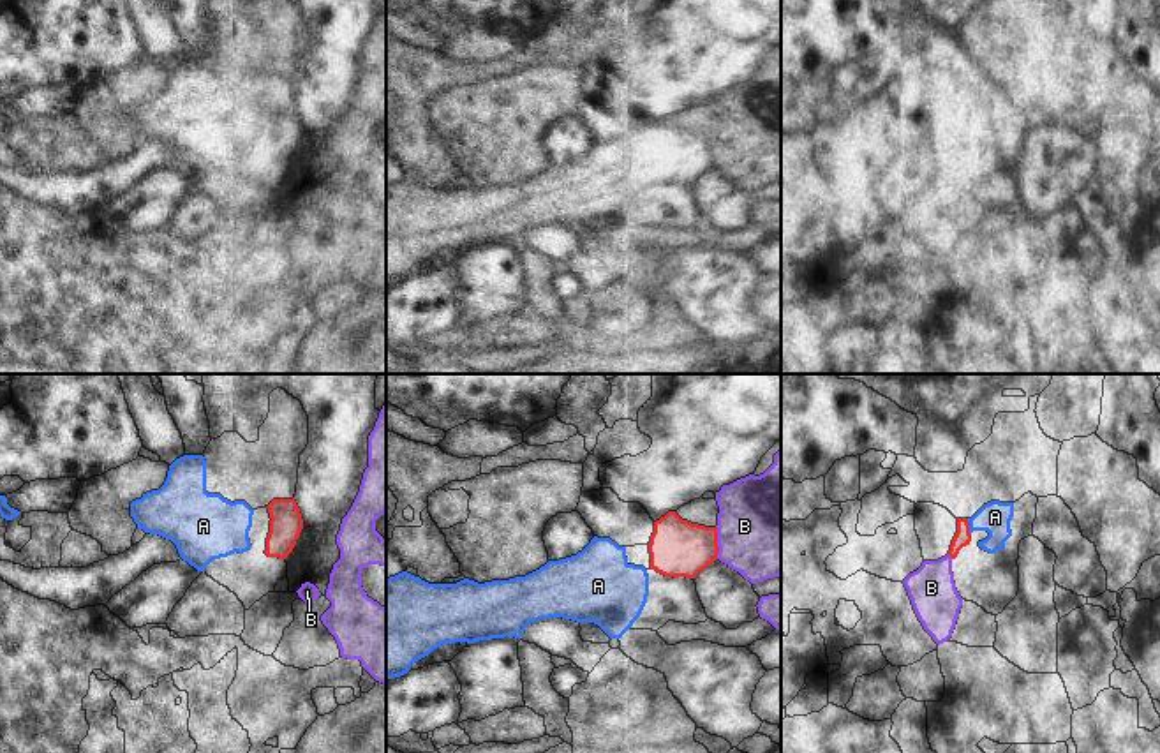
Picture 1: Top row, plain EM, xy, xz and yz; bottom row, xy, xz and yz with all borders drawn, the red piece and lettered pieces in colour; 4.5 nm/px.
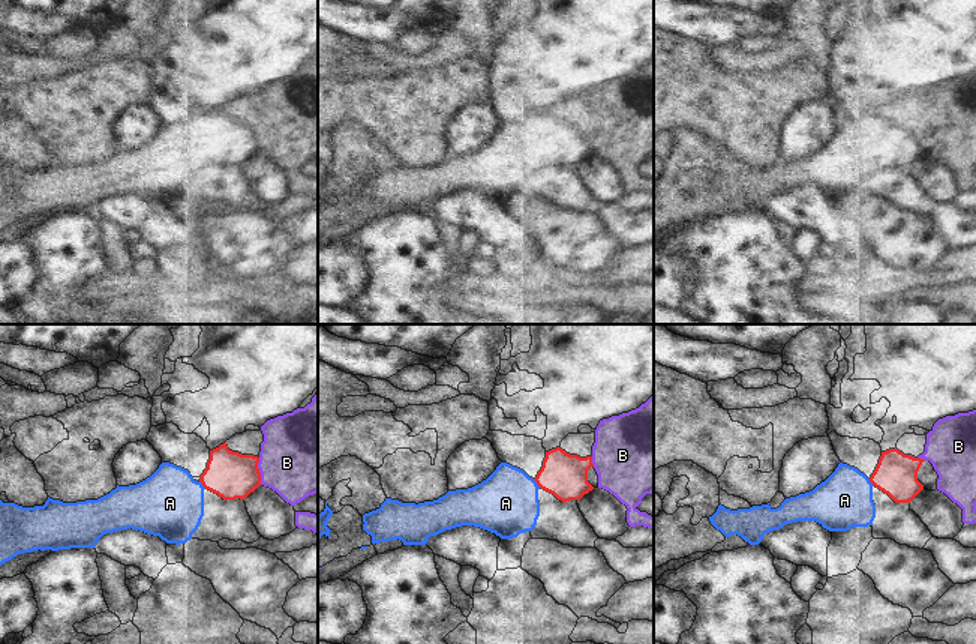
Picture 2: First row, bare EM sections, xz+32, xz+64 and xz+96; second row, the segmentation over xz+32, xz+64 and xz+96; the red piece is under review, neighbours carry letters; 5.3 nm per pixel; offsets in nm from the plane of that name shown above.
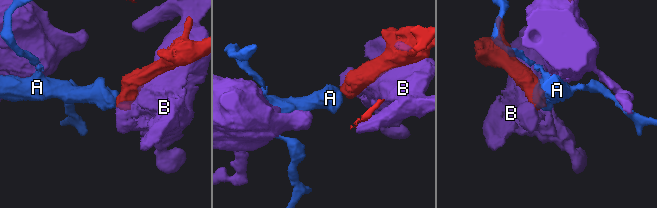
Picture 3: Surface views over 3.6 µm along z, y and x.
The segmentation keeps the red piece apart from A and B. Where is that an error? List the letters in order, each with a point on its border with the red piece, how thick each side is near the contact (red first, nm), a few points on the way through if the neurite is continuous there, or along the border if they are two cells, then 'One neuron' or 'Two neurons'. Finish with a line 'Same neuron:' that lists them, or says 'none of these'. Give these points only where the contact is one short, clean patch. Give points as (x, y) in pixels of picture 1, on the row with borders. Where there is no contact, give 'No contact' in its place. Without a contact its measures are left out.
A: Touches red at yz (968, 528). Thickness 70 nm (red) against 150 nm. Path across: yz (963, 536), (968, 528), (995, 517). One neuron
B: Touches red at xz (716, 542). Thickness 260 nm (red) against 460 nm. Two neurons
Same neuron: A

